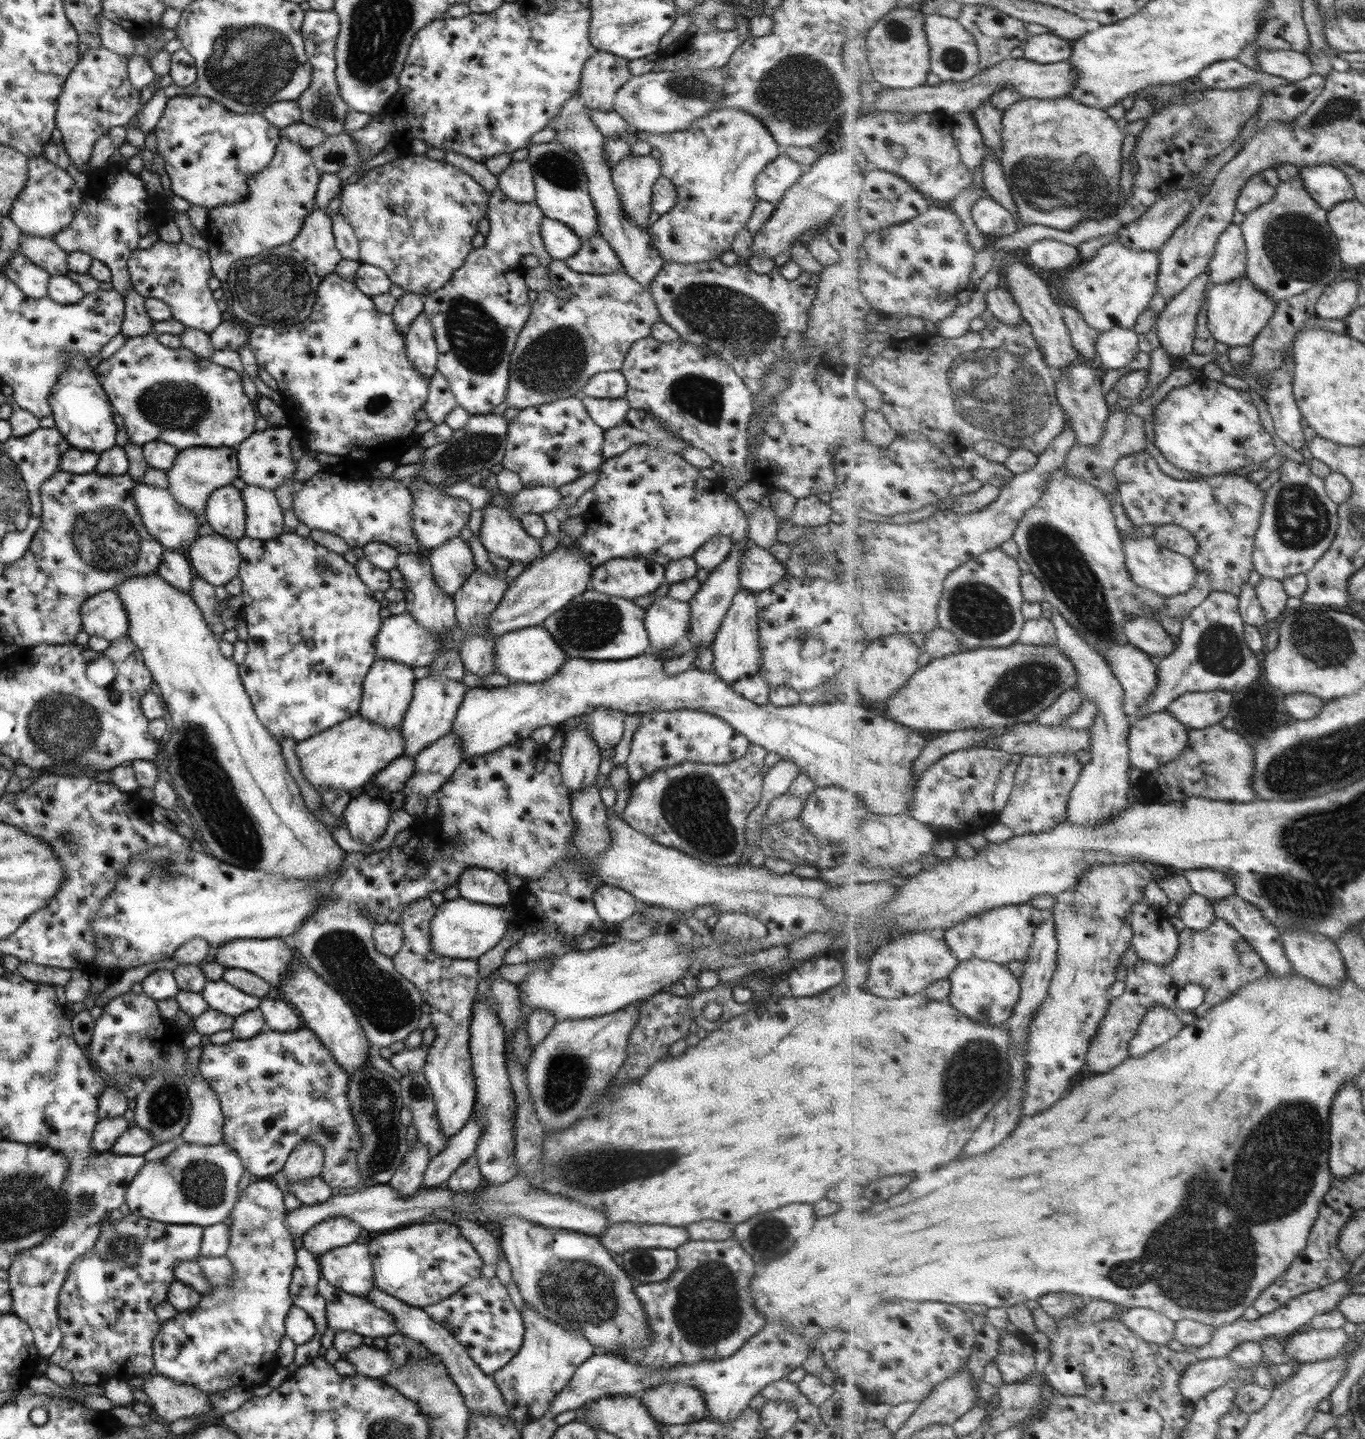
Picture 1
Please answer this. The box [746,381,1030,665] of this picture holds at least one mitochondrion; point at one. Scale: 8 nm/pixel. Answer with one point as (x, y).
(980, 610)

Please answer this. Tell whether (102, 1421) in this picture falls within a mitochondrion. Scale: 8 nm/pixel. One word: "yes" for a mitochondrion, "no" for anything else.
no

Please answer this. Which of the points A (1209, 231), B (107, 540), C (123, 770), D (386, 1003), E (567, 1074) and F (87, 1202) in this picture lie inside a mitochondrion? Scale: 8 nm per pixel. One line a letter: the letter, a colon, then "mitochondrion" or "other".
A: other
B: mitochondrion
C: other
D: mitochondrion
E: mitochondrion
F: mitochondrion

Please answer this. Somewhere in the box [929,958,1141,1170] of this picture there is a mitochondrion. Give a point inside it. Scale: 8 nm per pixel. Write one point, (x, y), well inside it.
(972, 1079)

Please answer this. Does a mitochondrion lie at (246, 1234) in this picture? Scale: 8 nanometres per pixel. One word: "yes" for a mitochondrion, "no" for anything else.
yes

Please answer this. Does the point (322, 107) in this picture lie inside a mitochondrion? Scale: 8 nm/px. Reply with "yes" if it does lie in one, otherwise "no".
yes

